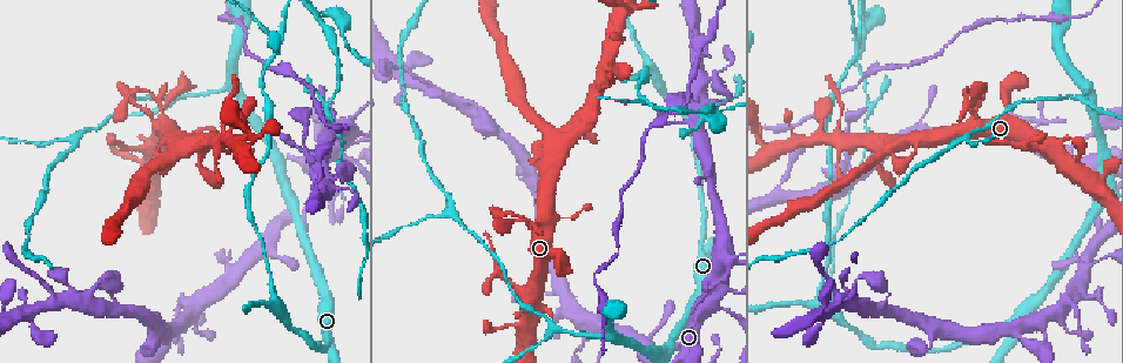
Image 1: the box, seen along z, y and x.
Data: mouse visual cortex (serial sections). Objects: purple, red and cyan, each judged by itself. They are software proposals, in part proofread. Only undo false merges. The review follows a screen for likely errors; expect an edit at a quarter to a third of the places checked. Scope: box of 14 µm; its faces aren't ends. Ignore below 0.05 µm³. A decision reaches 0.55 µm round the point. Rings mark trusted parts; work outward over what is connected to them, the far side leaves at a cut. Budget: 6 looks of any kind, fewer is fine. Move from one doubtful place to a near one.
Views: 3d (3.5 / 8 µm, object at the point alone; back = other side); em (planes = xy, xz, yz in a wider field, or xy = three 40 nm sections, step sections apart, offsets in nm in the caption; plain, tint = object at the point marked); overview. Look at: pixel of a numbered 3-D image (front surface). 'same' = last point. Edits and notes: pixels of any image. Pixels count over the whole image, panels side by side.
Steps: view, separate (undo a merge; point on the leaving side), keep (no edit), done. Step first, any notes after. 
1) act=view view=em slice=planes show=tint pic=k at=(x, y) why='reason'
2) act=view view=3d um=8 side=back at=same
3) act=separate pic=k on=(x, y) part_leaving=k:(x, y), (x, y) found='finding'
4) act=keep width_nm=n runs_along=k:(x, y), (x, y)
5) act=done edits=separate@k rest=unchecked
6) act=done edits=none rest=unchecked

act=view view=3d um=8 pic=1 at=(1084, 99) why='three arms meet'

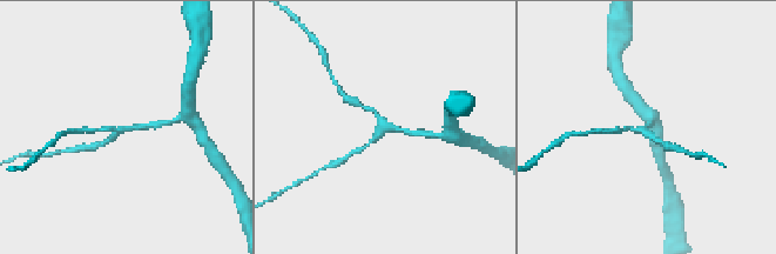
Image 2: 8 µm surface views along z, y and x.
act=view view=em slice=xy step=2 show=tint pic=2 at=(127, 129)

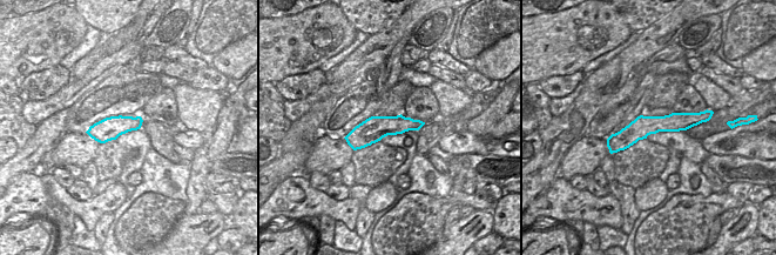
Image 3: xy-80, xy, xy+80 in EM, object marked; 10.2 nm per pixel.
act=keep runs_along=3:(702, 119), (646, 125), (609, 143) found='one cell here'

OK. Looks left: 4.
act=view view=3d um=3.5 pic=1 at=(649, 104) why='side arm on a straight run'

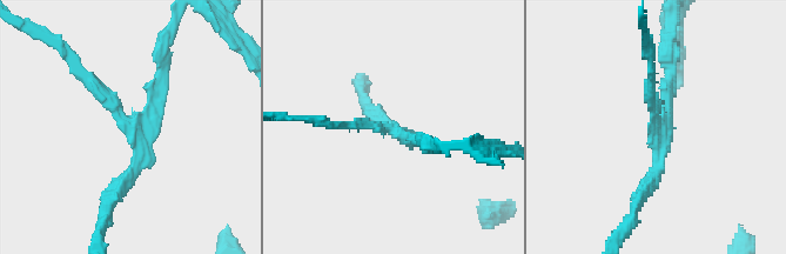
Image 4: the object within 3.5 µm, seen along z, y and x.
act=view view=em slice=planes show=tint pic=4 at=(406, 137) arms=3 arm_widths_nm=150,150,200 why='need the tissue'

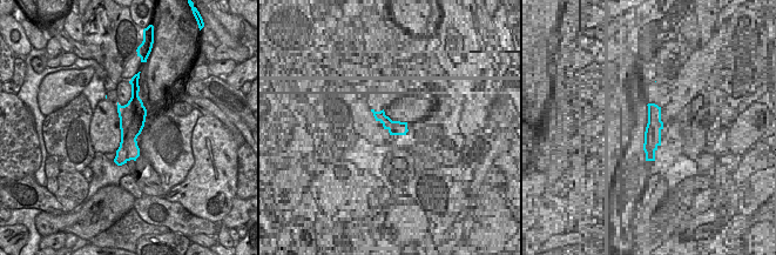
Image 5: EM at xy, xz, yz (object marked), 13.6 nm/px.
act=separate pic=4 on=(96, 85) part_leaving=4:(472, 146), (505, 149) found='two cells meet here'

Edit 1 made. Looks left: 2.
act=view view=3d um=3.5 pic=1 at=(841, 142) why='thin arm on a thick one'

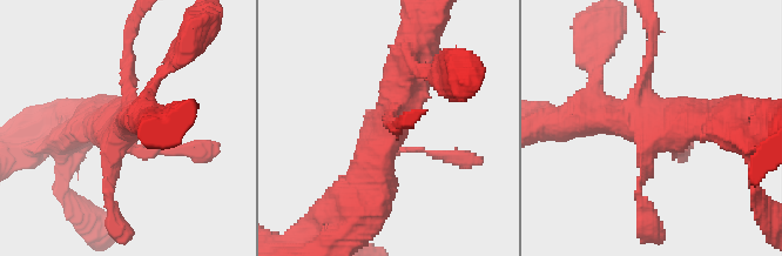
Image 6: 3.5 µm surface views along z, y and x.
act=view view=em slice=xy step=5 show=tint pic=6 at=(122, 131)

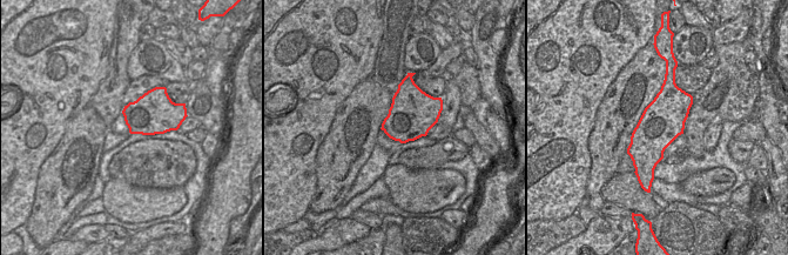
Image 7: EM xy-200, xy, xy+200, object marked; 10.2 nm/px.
act=keep runs_along=6:(361, 200), (412, 59) found='continuous, no second cell'

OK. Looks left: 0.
act=done edits=separate@4 rest=unchecked

